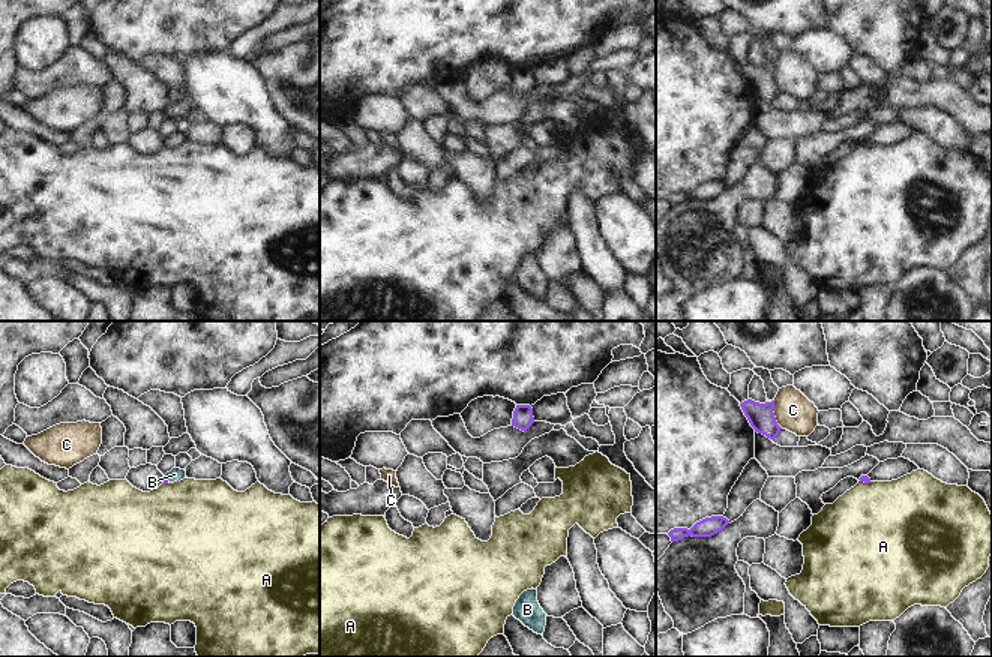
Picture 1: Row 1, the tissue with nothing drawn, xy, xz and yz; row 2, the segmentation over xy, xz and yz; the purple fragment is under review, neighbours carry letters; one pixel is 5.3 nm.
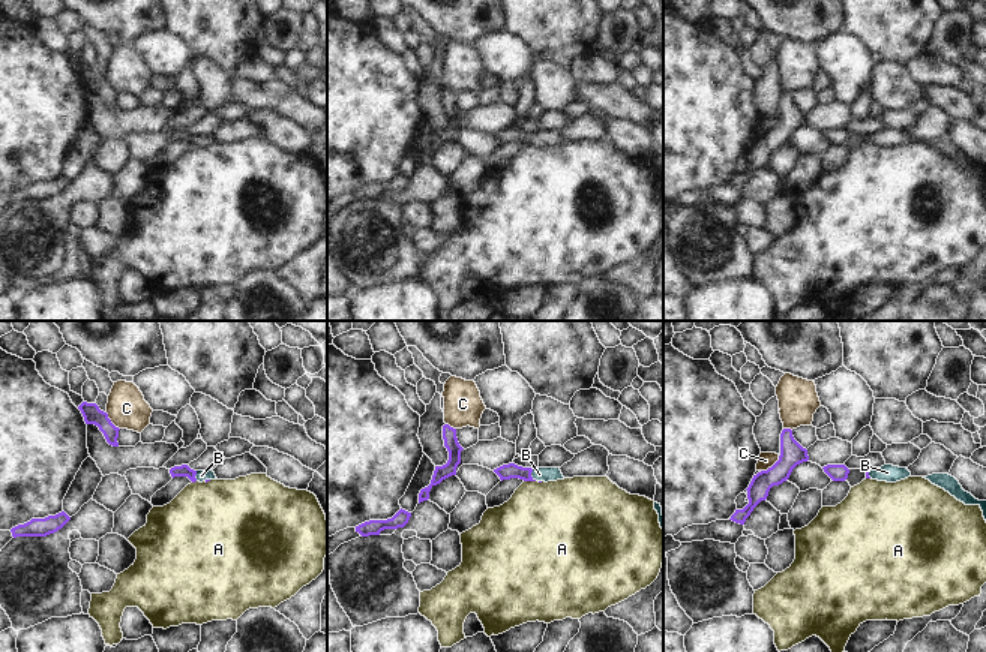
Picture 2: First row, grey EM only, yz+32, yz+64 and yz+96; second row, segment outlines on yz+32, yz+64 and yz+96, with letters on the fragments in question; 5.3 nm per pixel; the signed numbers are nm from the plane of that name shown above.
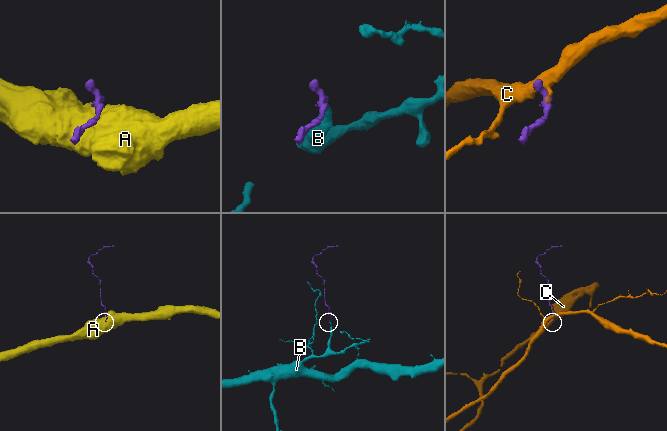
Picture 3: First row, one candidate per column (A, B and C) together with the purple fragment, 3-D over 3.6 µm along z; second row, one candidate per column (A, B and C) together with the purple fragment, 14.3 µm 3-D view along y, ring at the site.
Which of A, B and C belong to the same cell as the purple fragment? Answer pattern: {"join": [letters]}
{"join": ["B"]}

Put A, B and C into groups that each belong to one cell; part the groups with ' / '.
A / B / C

